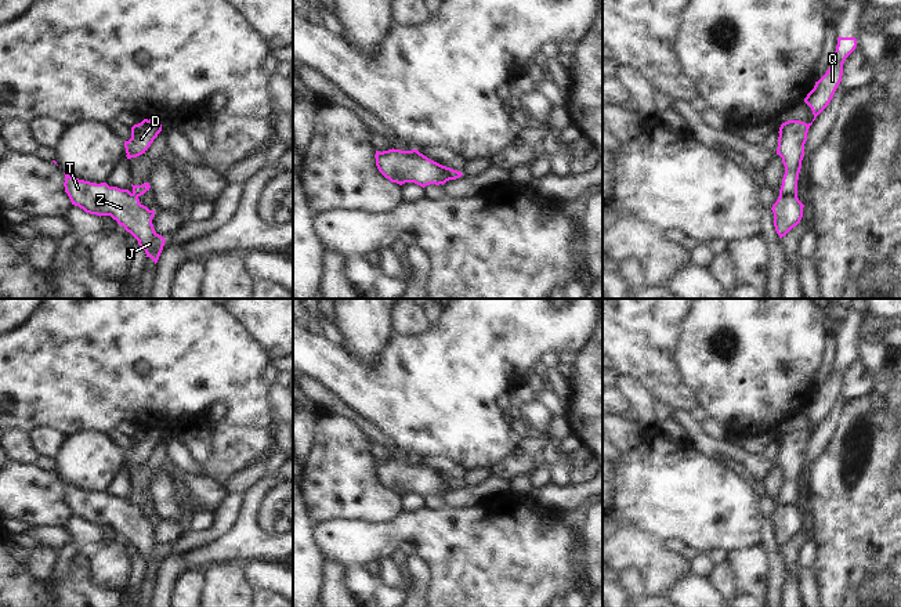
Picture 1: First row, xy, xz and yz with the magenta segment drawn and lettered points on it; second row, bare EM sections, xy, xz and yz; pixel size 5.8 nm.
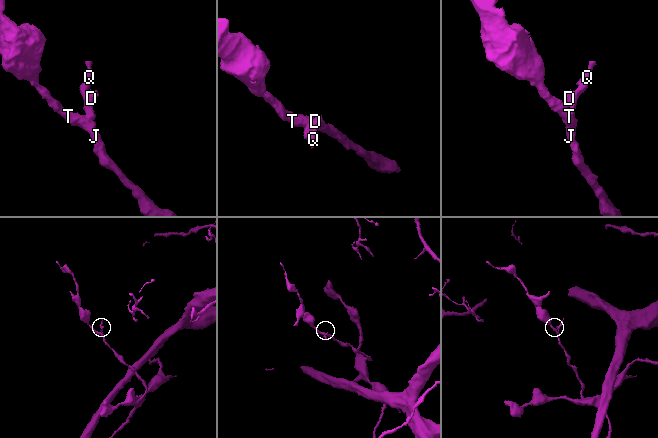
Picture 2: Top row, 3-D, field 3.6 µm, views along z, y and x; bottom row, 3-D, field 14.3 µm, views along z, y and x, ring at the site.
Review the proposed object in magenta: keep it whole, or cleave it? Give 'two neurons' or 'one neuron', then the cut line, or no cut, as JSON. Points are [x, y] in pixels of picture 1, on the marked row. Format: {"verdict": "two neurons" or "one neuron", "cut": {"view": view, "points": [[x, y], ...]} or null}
{"verdict": "two neurons", "cut": {"view": "yz", "points": [[780, 194], [796, 195]]}}

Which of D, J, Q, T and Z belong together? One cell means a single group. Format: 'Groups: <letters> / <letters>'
Groups: D Q / J T Z

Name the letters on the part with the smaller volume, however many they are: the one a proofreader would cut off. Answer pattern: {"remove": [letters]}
{"remove": ["D", "Q"]}

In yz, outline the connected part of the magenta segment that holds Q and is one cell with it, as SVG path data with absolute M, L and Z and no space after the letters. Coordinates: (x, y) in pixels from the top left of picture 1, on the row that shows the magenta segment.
M837 37L835 58L826 73L815 82L814 88L807 94L804 102L811 108L814 119L829 105L843 76L843 64L855 50L855 37Z

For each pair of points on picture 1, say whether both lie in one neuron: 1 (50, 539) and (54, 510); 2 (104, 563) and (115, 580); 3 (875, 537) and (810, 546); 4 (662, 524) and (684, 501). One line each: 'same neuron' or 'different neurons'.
1: different neurons
2: same neuron
3: different neurons
4: same neuron

